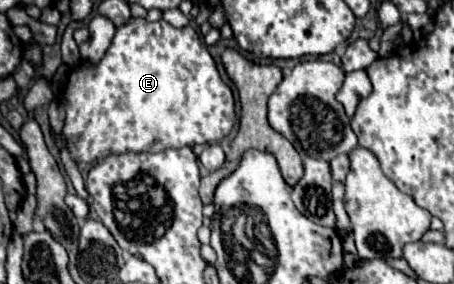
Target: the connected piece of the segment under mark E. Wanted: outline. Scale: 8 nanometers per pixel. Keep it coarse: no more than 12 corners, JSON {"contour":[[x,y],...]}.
{"contour":[[124,22],[62,96],[74,162],[218,142],[194,28]]}

